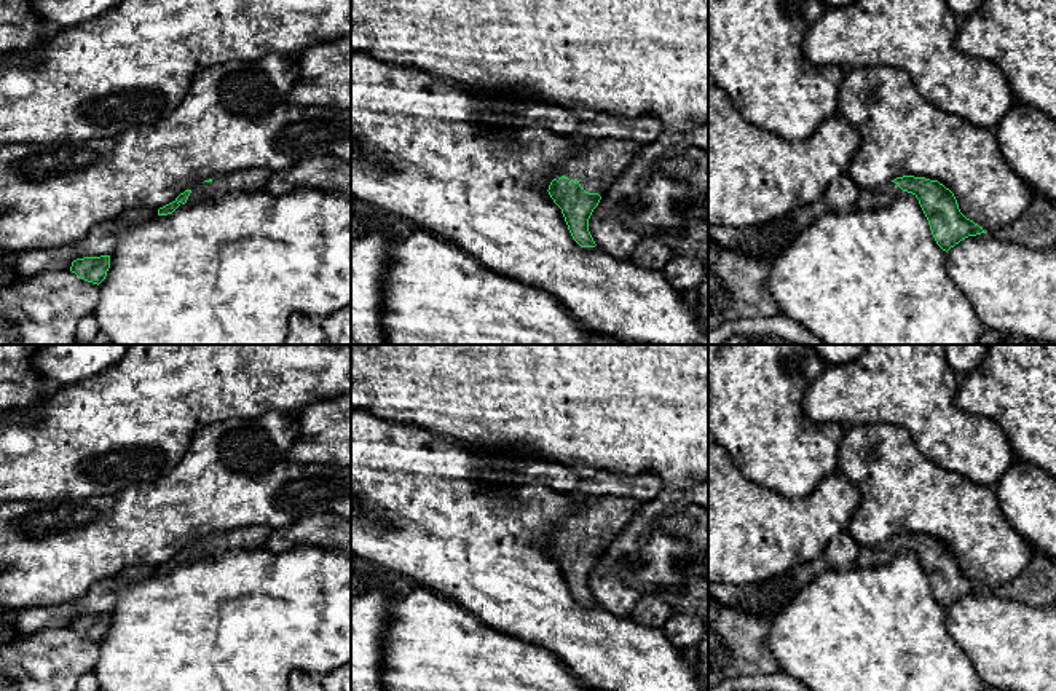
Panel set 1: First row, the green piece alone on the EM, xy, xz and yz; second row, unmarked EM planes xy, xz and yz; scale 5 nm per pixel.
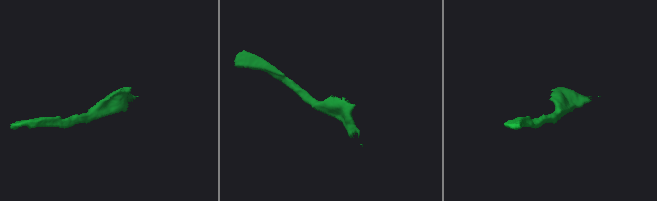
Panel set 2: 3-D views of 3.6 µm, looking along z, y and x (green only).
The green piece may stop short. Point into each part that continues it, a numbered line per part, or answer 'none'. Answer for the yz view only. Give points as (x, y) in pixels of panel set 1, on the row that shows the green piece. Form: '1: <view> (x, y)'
1: yz (884, 195)

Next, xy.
1: xy (254, 179)

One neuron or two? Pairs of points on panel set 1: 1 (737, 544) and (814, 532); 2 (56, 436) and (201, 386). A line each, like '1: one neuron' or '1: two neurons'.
1: one neuron
2: one neuron

